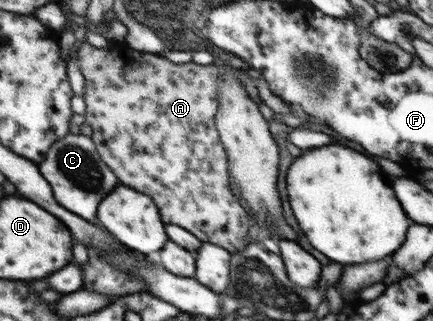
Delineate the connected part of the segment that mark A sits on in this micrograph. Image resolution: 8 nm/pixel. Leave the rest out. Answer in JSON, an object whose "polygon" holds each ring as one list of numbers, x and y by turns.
{"polygon":[[83,42,76,54,69,58,79,63,85,77,82,97,87,105,85,122,93,129,91,139,119,182,139,192,147,192,159,206,165,224,186,228,204,243,216,244,231,254,245,250,250,243,250,215,229,188,225,147,215,126,218,70,211,65,199,66,193,61,173,64,161,54,139,52,125,42,112,43,107,48]]}

